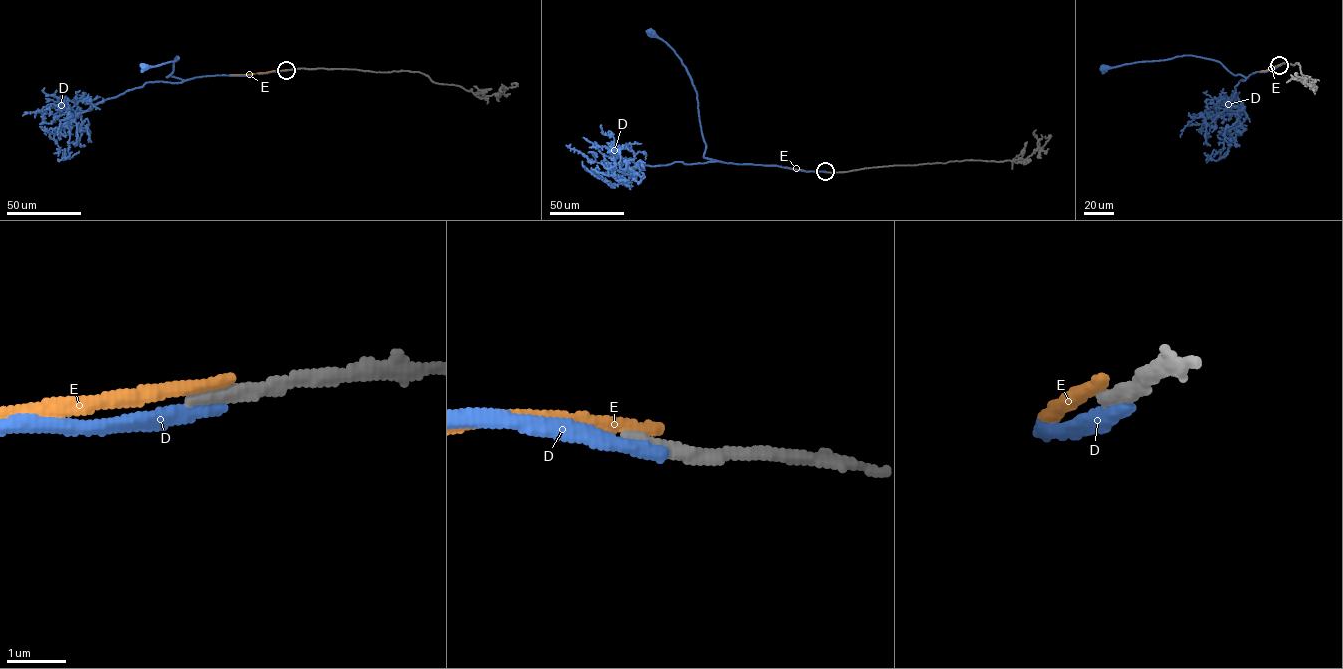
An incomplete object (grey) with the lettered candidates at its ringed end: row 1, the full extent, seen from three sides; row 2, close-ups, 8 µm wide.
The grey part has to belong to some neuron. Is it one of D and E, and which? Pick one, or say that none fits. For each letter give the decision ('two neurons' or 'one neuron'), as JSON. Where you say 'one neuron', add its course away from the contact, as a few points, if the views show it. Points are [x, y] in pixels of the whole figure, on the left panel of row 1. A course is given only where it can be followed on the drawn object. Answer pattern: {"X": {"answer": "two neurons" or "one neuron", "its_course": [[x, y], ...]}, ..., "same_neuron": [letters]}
{"D": {"answer": "two neurons"}, "E": {"answer": "two neurons"}, "same_neuron": []}

